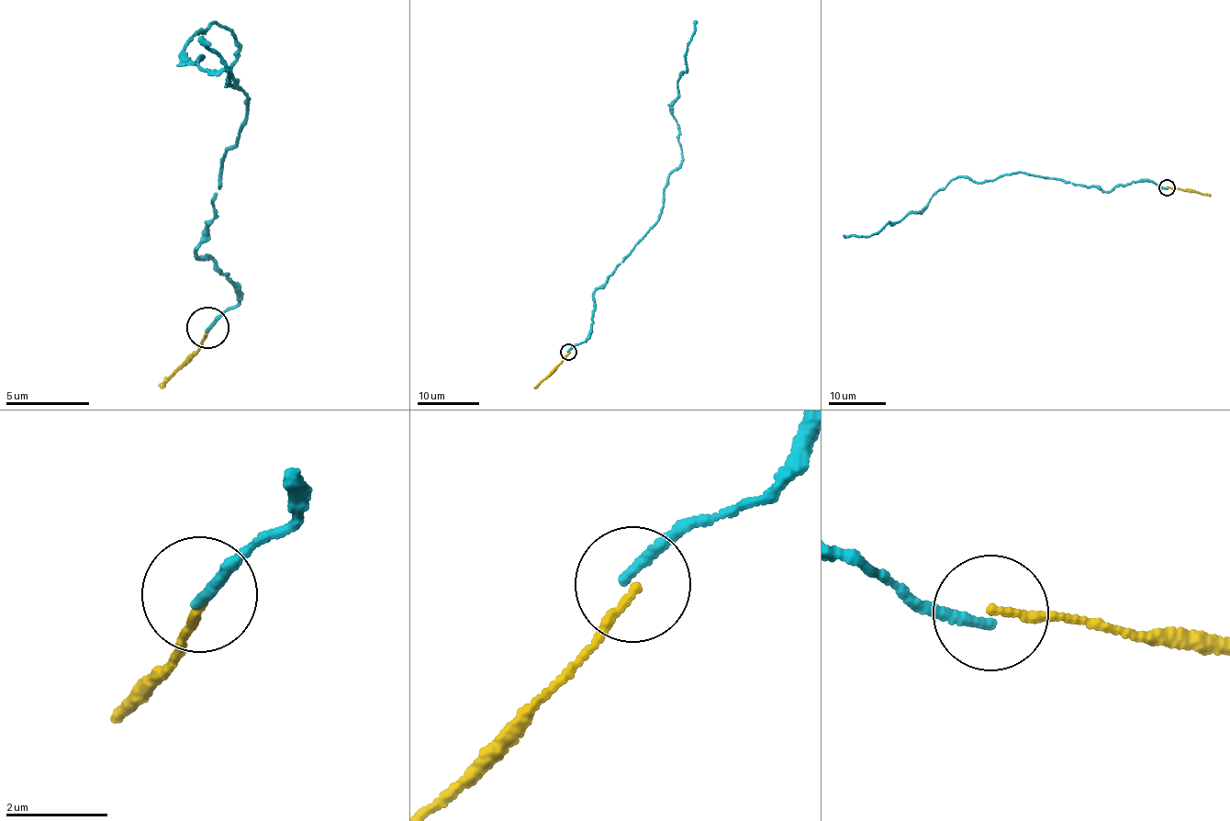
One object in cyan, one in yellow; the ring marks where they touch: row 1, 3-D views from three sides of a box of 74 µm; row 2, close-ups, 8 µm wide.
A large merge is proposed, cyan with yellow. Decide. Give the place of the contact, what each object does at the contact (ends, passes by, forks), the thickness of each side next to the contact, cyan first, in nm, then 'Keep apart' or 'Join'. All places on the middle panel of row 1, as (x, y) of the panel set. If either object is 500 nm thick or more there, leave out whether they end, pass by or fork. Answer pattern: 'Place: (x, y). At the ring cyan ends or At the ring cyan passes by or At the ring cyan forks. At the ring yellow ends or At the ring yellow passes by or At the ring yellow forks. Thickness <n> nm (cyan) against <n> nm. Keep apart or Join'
Place: (568, 352). At the ring cyan ends. At the ring yellow ends. Thickness 200 nm (cyan) against 160 nm. Join

